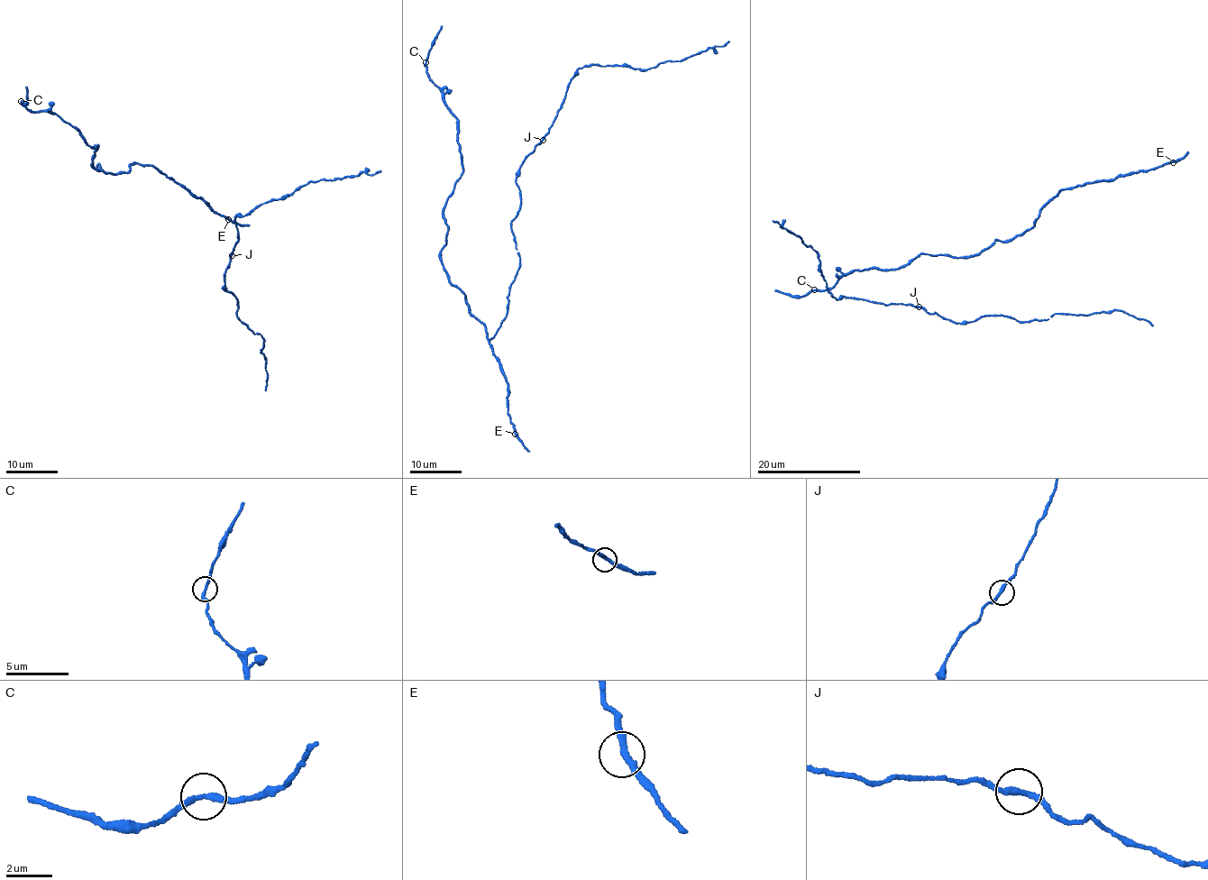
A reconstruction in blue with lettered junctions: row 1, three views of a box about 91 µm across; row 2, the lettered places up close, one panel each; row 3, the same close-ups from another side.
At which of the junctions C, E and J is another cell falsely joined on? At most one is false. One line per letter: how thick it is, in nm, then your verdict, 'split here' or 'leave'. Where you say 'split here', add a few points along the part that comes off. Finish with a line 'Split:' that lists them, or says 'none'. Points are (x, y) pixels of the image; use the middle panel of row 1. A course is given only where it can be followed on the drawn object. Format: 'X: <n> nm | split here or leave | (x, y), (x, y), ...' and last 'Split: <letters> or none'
C: 260 nm | leave
E: 240 nm | leave
J: 240 nm | leave
Split: none

